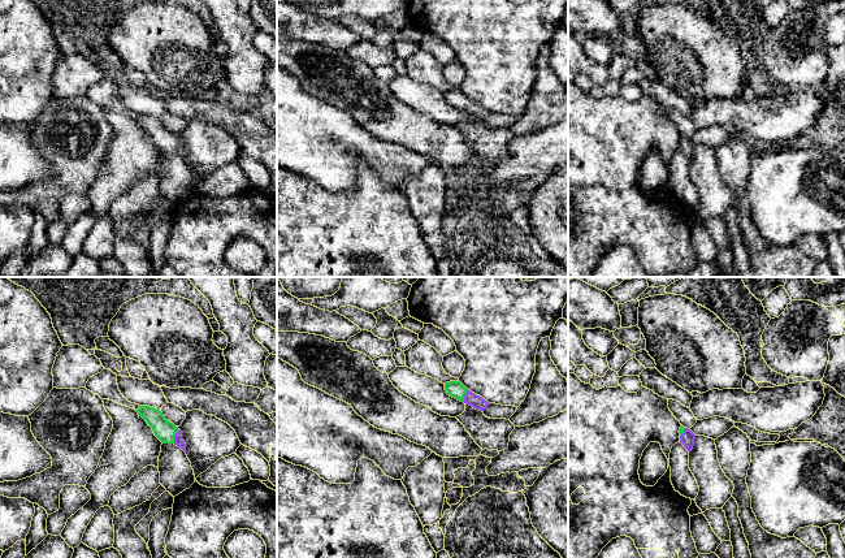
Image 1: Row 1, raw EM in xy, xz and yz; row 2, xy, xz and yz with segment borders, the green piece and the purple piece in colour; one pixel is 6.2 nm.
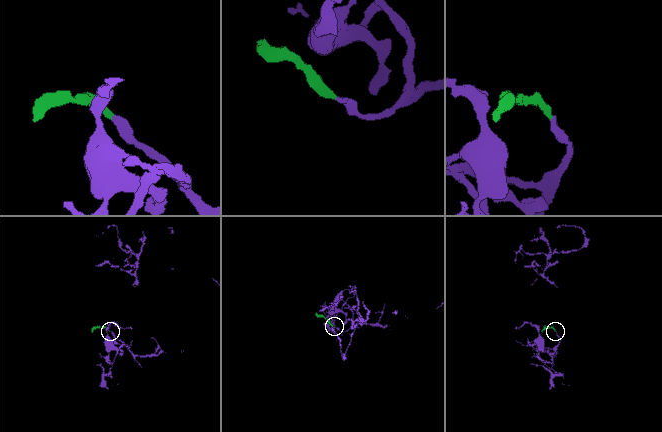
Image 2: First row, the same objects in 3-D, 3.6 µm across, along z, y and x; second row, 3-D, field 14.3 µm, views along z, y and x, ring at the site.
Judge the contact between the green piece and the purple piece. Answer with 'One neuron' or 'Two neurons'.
One neuron

